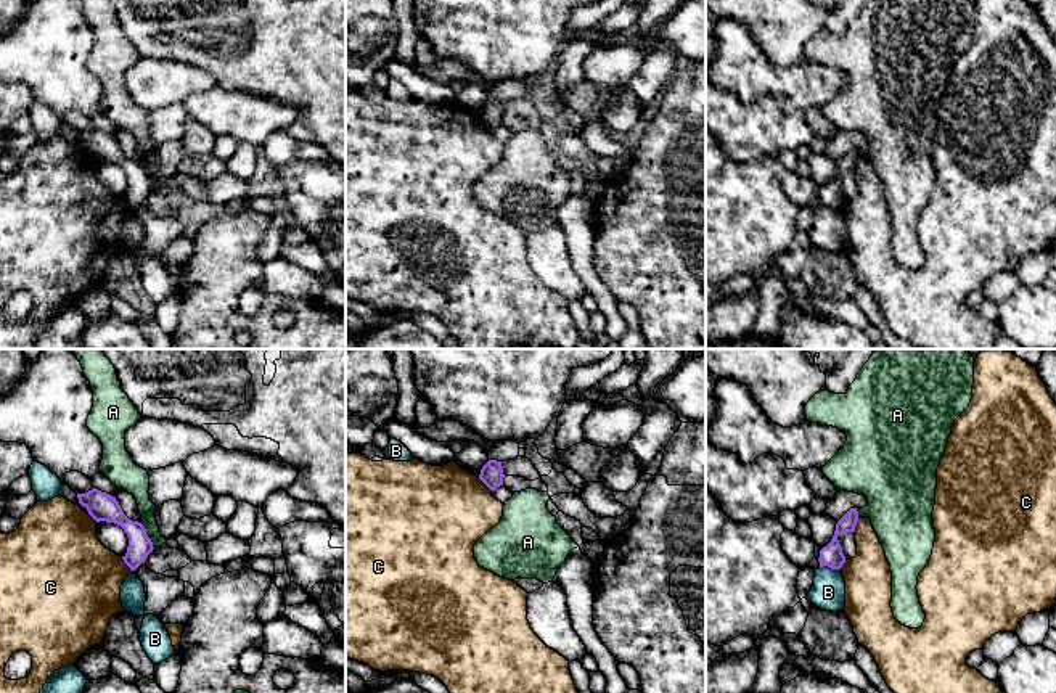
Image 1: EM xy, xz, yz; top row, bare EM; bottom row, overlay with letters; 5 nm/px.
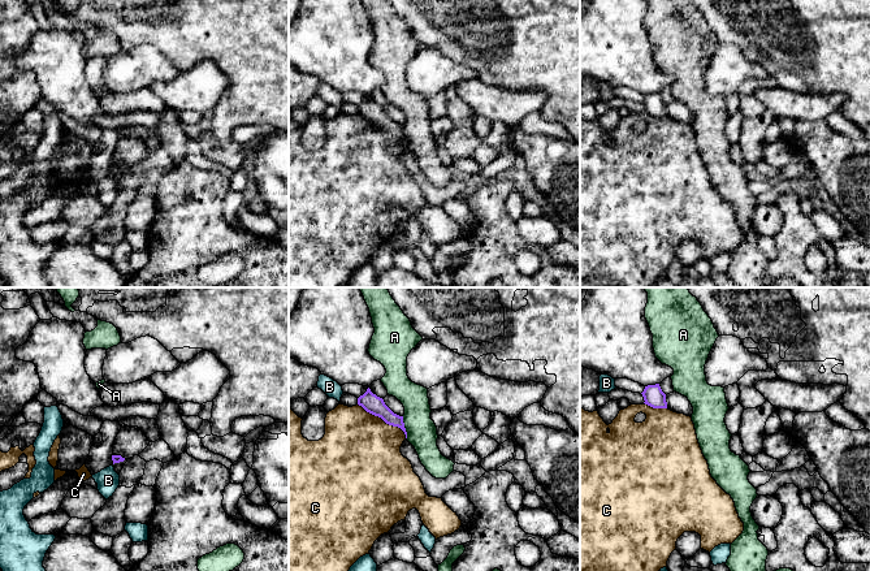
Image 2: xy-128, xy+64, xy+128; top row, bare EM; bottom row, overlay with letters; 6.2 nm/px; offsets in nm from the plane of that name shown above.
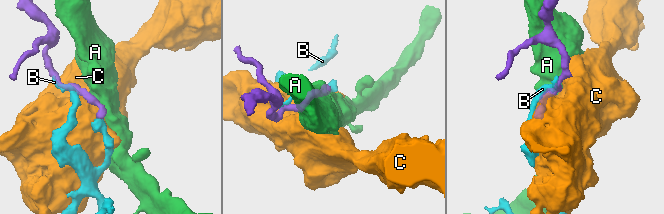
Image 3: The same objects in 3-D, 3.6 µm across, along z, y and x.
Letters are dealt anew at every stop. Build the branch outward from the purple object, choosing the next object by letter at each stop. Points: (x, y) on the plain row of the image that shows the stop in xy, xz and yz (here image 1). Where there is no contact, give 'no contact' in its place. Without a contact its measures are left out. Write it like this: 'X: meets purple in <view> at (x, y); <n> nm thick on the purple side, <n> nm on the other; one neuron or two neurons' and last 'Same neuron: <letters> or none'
A: meets purple in xy at (147, 176); 130 nm thick on the purple side, 100 nm on the other; two neurons
B: meets purple in yz at (830, 206); 120 nm thick on the purple side, 180 nm on the other; two neurons
C: meets purple in xy at (126, 203); 120 nm thick on the purple side, 420 nm on the other; two neurons
Same neuron: none

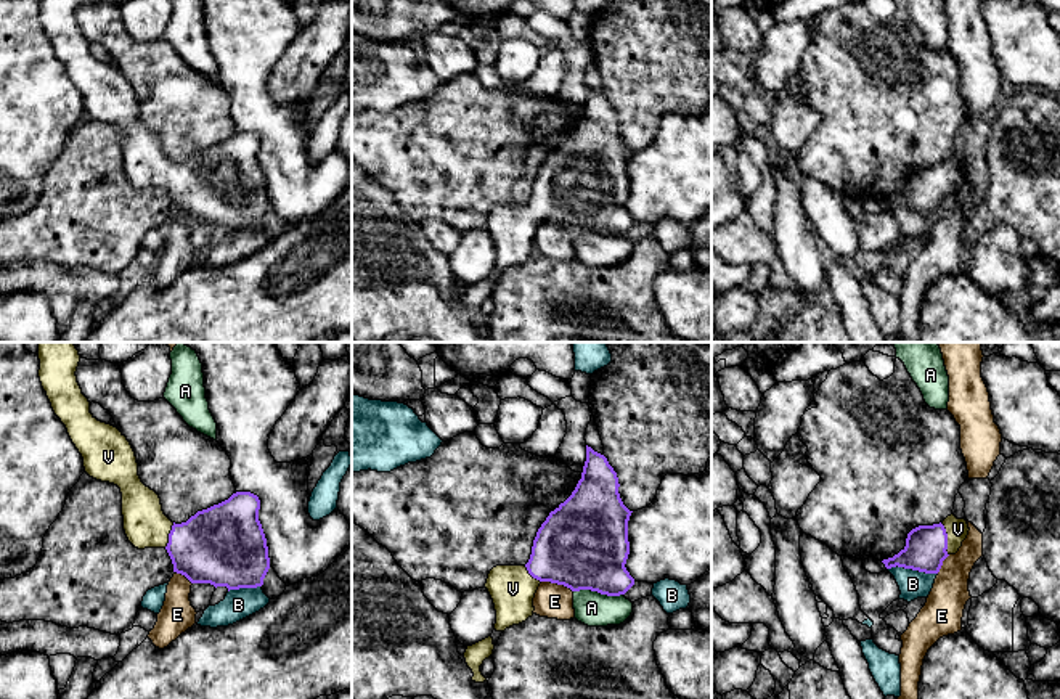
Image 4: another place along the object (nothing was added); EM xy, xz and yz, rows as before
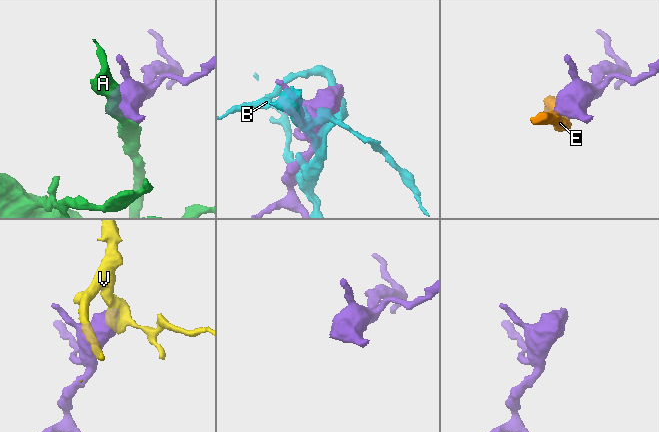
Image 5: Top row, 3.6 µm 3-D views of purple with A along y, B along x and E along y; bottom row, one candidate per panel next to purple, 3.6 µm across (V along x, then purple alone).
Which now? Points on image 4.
A: meets purple in xz at (598, 232); 440 nm thick on the purple side, 170 nm on the other; two neurons
B: meets purple in yz at (913, 209); 200 nm thick on the purple side, 140 nm on the other; two neurons
E: meets purple in xz at (558, 224); 440 nm thick on the purple side, 180 nm on the other; two neurons
V: meets purple in yz at (946, 179); 200 nm thick on the purple side, 110 nm on the other; one neuron
Same neuron: V

